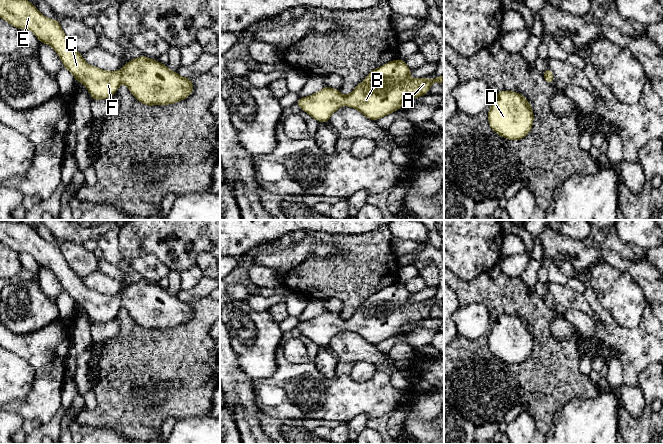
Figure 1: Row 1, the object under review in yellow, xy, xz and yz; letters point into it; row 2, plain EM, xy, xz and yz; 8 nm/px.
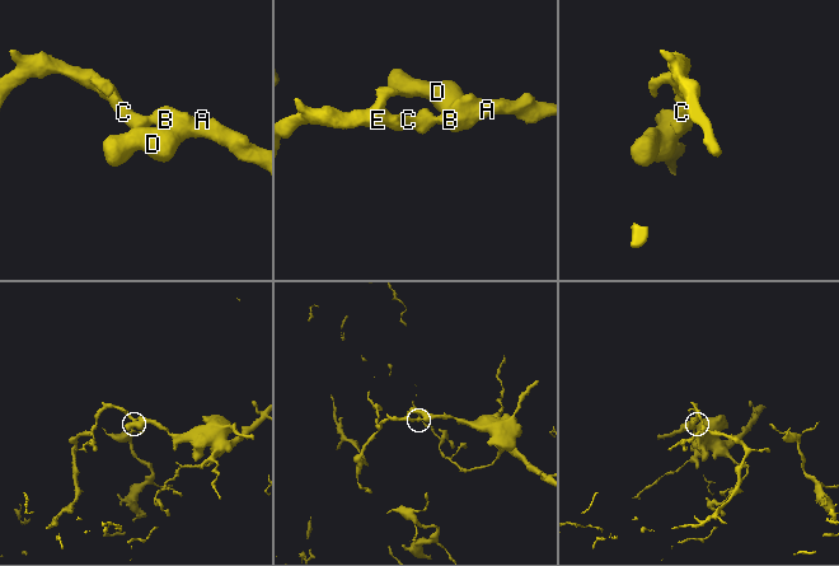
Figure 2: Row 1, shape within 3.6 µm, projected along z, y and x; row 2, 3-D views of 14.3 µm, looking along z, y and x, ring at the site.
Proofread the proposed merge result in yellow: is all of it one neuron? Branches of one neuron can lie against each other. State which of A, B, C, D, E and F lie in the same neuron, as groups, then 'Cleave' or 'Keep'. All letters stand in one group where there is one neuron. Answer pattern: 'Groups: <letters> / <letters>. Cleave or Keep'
Groups: A B C D E F. Keep

